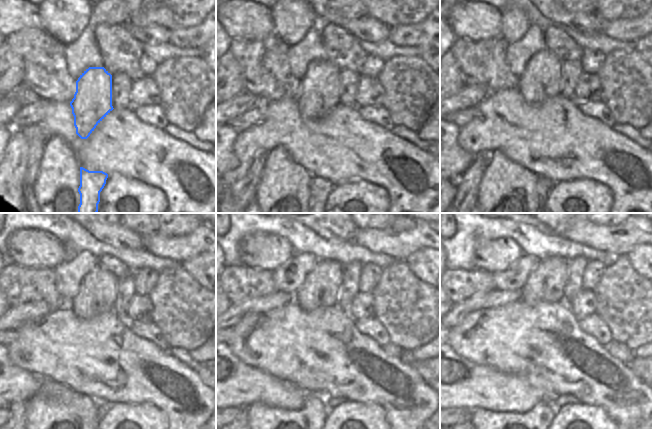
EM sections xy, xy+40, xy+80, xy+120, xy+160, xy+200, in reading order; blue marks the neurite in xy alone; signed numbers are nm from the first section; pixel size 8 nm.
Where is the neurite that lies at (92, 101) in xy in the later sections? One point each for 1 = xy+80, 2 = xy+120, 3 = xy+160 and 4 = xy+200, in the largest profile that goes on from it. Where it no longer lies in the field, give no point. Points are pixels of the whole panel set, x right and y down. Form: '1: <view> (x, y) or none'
1: xy+80 (540, 80)
2: xy+120 (97, 292)
3: xy+160 (321, 288)
4: xy+200 (545, 284)

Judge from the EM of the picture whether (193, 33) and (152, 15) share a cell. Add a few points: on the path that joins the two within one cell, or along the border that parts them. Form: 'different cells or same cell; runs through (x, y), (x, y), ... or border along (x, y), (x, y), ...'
different cells; border along (204, 18), (194, 26), (175, 28), (170, 31)

